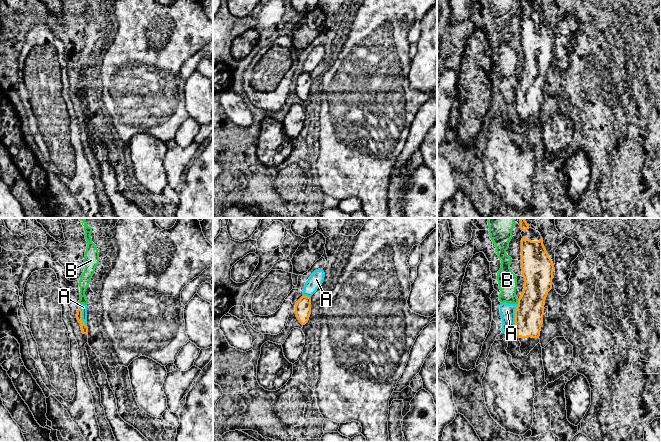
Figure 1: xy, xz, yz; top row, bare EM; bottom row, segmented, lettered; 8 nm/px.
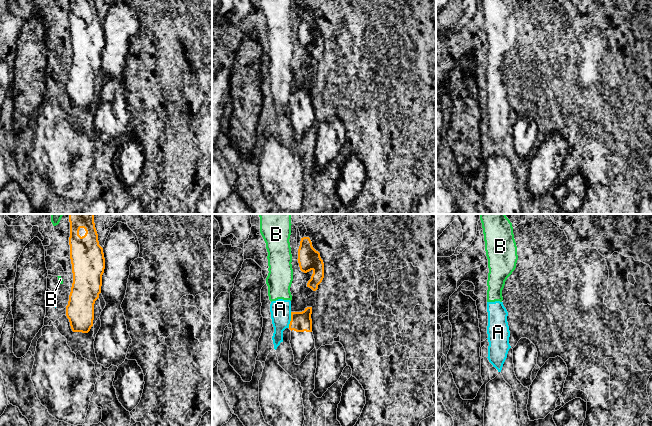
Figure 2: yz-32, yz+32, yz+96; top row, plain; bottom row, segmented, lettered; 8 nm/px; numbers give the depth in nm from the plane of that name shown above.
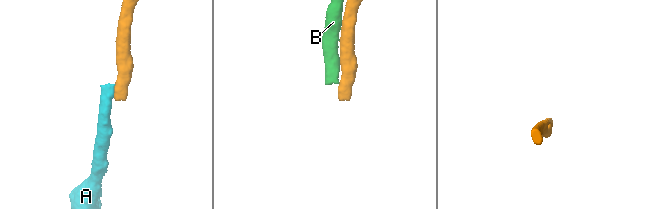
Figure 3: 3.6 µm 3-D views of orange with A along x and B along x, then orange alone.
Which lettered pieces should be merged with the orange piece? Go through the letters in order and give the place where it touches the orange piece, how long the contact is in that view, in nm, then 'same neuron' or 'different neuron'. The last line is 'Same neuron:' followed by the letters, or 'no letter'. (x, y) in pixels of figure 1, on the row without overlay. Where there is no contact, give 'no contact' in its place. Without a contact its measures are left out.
A: yz (515, 91) | 190 nm | different neuron
B: yz (518, 77) | 40 nm | different neuron
Same neuron: no letter

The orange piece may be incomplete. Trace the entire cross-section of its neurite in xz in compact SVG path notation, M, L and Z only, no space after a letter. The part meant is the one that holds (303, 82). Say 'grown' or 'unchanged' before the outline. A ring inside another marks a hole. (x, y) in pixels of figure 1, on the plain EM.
unchanged; M302 72L295 81L295 90L302 101L305 101L311 90L311 74Z

